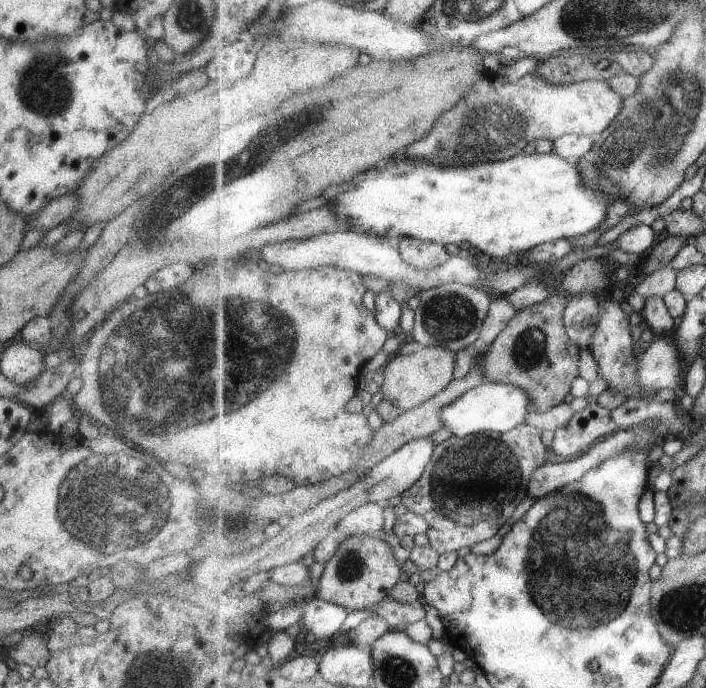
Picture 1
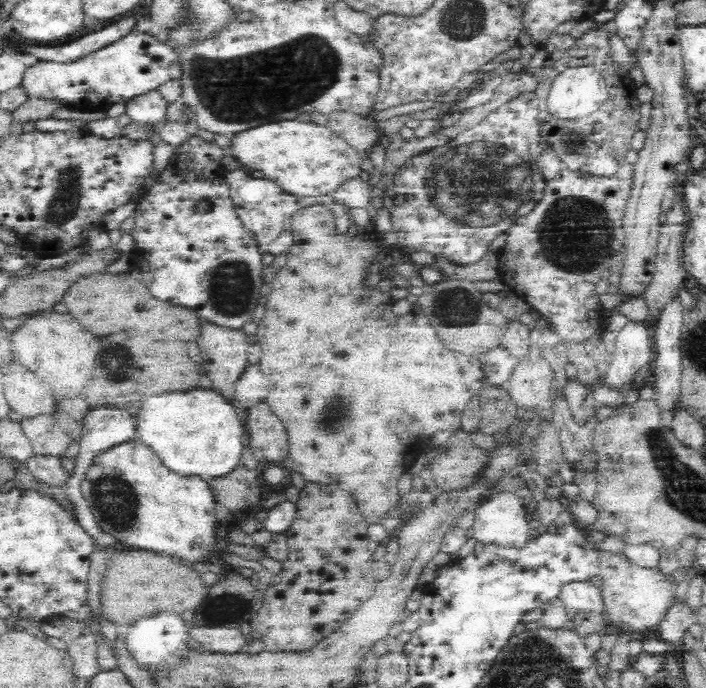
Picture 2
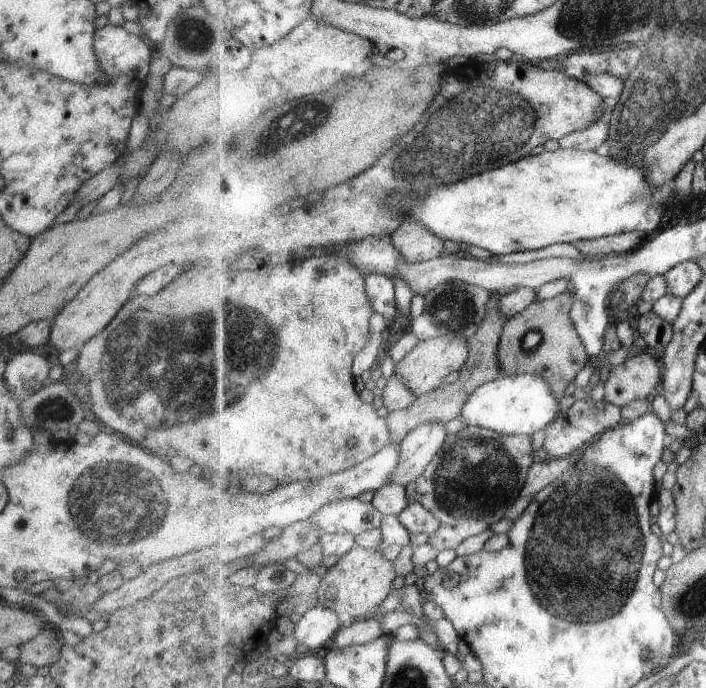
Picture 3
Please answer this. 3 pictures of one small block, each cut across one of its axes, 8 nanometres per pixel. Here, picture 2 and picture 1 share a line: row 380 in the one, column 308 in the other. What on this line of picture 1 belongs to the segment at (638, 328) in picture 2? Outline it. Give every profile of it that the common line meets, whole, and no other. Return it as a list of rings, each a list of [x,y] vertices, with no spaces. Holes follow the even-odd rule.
[[[315,596],[303,612],[303,624],[305,629],[315,637],[328,640],[335,632],[341,630],[350,612],[351,610],[344,606]]]

